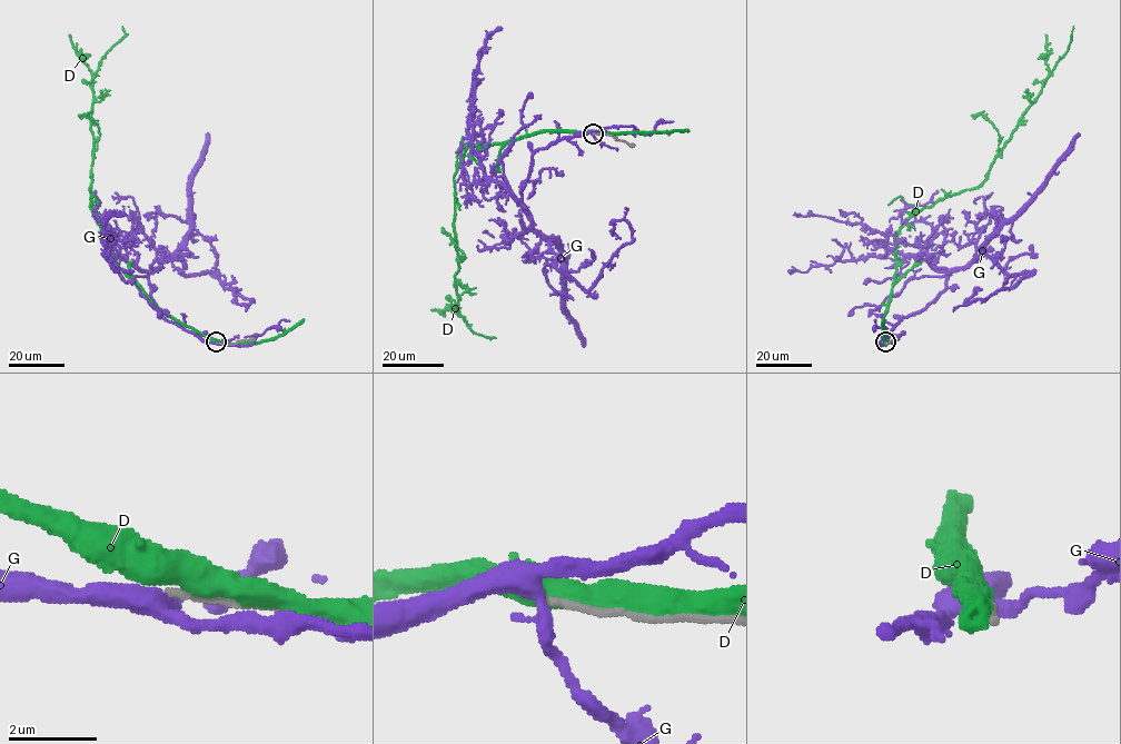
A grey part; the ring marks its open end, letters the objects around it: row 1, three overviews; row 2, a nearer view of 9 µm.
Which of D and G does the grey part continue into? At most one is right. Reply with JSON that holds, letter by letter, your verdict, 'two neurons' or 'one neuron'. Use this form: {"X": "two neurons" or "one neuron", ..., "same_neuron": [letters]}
{"D": "two neurons", "G": "two neurons", "same_neuron": []}

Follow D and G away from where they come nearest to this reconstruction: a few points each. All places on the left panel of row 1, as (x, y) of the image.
D: (221, 344), (154, 304), (115, 261), (89, 208), (92, 78), (125, 35), (122, 26)
G: (217, 343), (161, 316), (148, 275), (177, 256), (182, 274), (210, 273), (248, 305), (238, 304), (241, 288)

